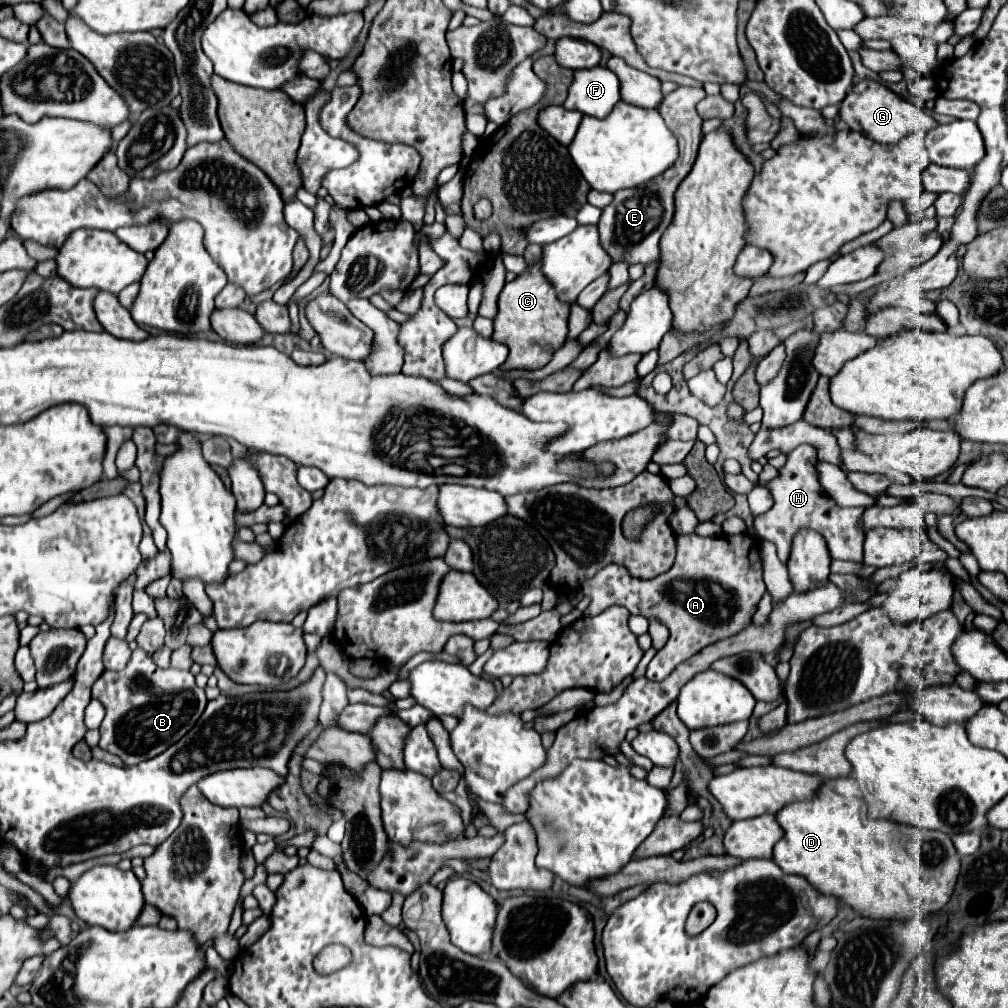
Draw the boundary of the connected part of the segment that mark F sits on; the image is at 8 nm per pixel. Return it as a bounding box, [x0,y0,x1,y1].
[565,66,619,118]

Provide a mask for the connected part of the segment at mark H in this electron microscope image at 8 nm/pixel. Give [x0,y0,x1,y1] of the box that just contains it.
[753,444,863,564]

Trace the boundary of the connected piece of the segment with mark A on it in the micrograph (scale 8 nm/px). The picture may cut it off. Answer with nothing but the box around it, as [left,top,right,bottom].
[581,534,765,682]

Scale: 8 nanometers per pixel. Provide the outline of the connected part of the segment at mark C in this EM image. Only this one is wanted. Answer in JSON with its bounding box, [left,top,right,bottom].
[491,264,569,372]

